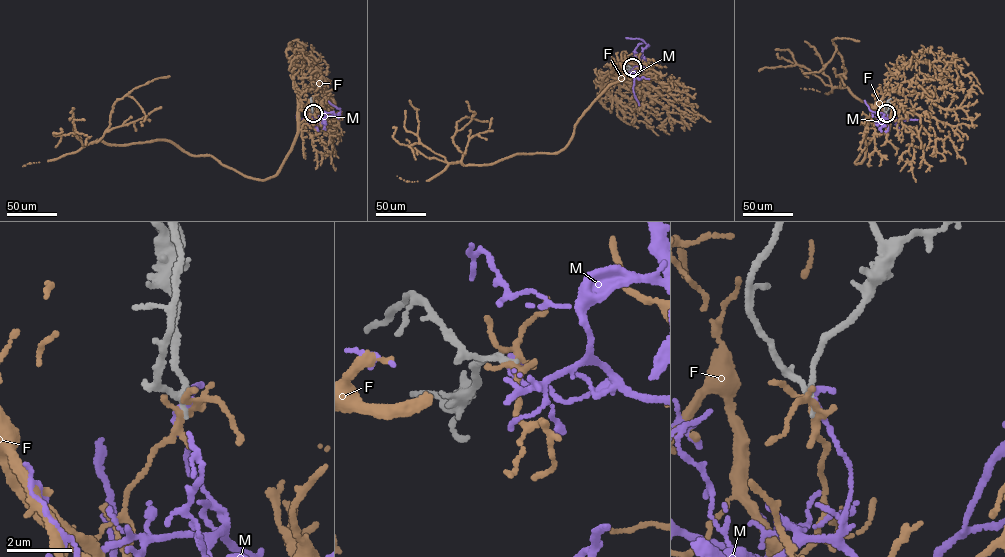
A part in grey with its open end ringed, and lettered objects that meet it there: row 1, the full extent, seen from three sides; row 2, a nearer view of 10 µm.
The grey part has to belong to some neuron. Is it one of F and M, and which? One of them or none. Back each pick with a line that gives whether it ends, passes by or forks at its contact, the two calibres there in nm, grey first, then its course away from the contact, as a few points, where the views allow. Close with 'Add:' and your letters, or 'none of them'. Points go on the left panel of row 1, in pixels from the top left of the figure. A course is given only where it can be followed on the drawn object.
Add: none of them

